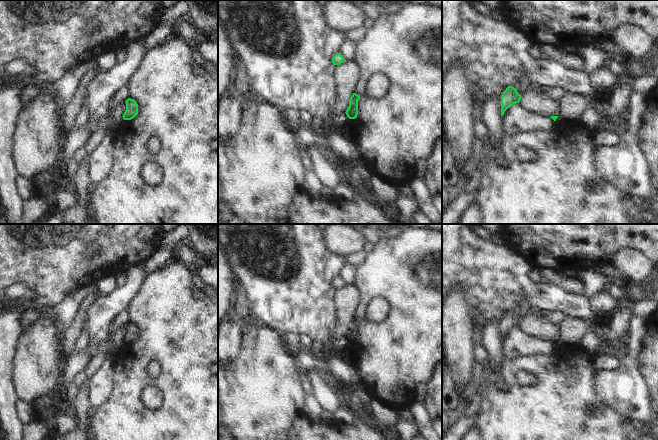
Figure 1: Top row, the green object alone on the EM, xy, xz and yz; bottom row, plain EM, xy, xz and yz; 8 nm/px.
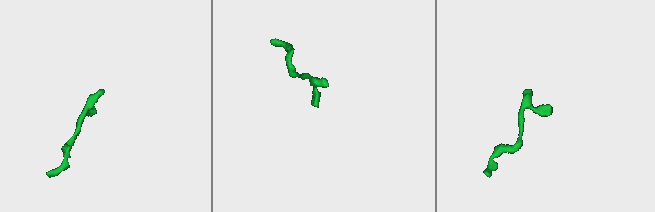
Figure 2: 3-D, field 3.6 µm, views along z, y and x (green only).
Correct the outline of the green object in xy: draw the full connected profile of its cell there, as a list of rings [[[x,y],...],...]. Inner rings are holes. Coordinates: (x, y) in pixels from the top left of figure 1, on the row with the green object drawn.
[[[128,98],[126,100],[126,110],[123,114],[124,120],[131,120],[138,114],[138,104],[134,99]]]

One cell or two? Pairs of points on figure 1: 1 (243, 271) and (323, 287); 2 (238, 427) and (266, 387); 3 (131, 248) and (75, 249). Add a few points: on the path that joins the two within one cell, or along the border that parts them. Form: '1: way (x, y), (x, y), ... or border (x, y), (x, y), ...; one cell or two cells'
1: way (263, 279), (287, 283), (291, 287), (303, 287); one cell
2: way (248, 417), (259, 406), (260, 397); one cell
3: way (117, 252), (112, 257), (89, 257); one cell

